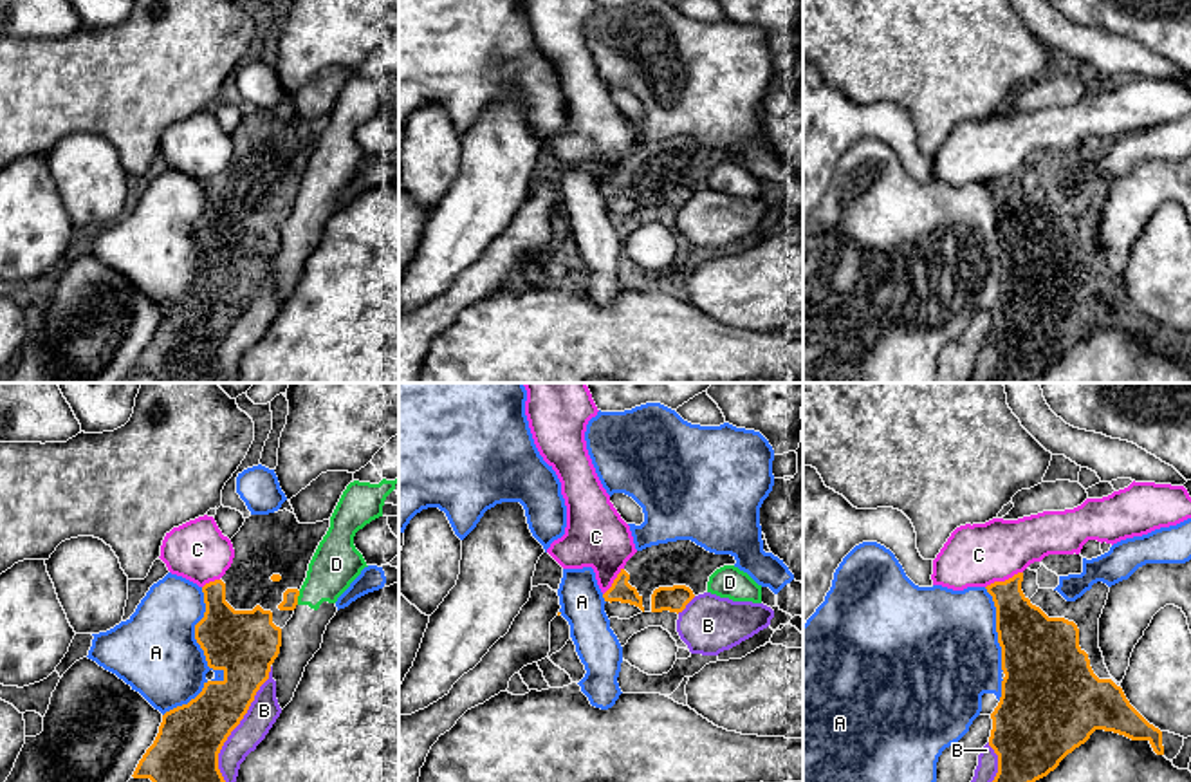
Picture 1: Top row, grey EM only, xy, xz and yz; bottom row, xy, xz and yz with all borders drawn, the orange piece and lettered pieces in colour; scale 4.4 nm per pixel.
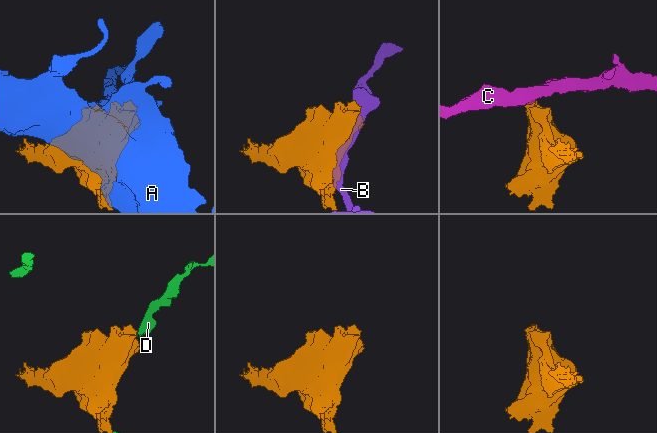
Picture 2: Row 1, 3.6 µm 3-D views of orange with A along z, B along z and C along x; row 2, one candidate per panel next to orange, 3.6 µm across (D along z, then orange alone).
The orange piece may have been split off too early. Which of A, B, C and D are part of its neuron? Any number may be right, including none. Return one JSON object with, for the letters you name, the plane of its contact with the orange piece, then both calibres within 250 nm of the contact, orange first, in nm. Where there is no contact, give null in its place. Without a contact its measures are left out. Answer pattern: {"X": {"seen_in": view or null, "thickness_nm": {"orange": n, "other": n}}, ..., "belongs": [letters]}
{"belongs": []}

